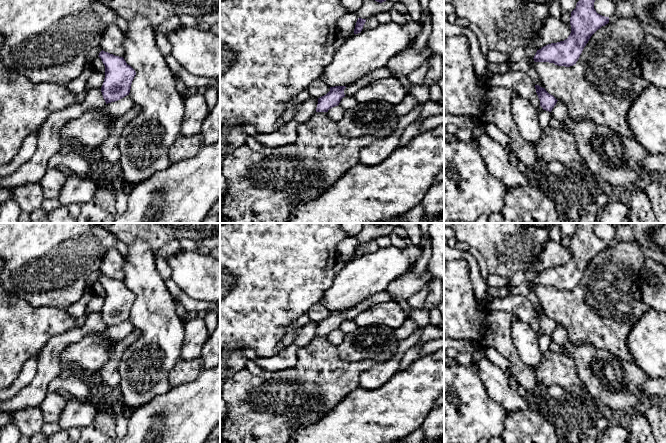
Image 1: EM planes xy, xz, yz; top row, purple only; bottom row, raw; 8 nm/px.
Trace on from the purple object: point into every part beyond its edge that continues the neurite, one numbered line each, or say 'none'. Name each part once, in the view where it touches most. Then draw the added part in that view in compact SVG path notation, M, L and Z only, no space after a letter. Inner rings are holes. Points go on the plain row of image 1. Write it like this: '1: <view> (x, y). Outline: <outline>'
none

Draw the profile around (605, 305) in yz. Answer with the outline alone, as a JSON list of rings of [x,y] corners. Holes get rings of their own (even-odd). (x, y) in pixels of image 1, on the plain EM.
[[[637,241],[617,242],[598,253],[584,271],[578,285],[570,291],[549,286],[528,286],[539,298],[545,314],[567,331],[575,344],[591,344],[607,350],[622,361],[634,362],[627,339],[632,327],[650,309],[641,298],[639,274],[646,256]]]

